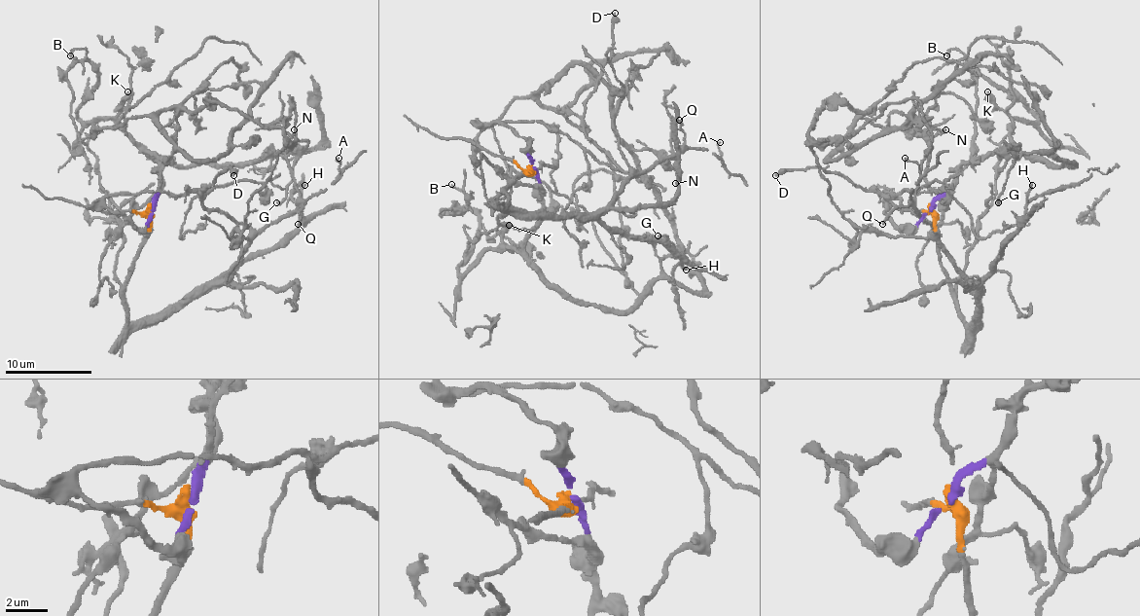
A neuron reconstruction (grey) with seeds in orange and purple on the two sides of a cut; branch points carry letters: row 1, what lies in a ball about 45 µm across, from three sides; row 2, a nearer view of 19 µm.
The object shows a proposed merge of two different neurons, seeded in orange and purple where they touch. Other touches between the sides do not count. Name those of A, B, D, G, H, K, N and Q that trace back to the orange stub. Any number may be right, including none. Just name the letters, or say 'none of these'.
A, D, H, N, Q

